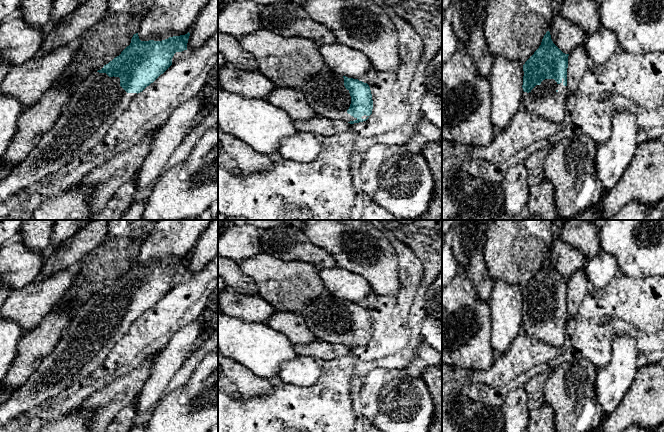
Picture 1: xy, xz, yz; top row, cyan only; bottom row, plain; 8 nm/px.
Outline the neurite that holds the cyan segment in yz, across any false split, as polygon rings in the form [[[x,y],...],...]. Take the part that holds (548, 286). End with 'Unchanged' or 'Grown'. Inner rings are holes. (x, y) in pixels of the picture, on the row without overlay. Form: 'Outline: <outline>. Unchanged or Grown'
Outline: [[[550,256],[544,259],[541,269],[523,289],[522,327],[526,334],[559,349],[565,342],[568,321],[567,292],[569,278],[563,277],[552,265]]]. Grown

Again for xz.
Outline: [[[330,293],[313,299],[302,315],[307,327],[320,341],[354,348],[366,345],[372,338],[369,309]]]. Grown

